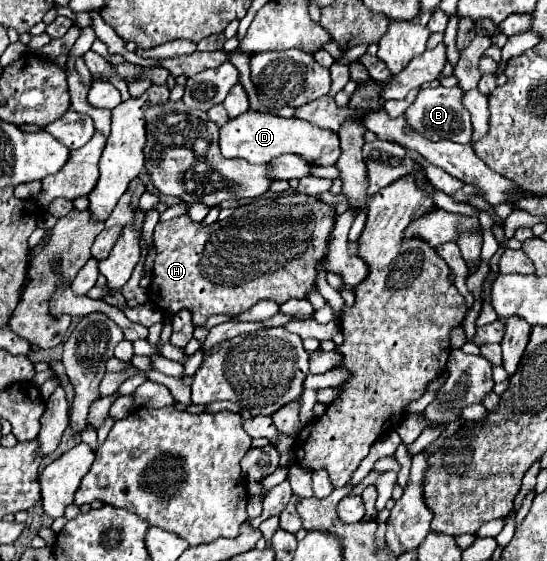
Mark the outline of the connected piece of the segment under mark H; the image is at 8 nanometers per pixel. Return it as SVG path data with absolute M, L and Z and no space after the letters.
M294 192L238 206L232 216L210 226L196 224L188 216L158 222L154 230L158 256L148 298L170 316L182 308L190 310L194 326L212 314L236 316L258 300L284 304L290 298L308 298L310 290L316 290L316 276L330 246L334 216L330 204Z

